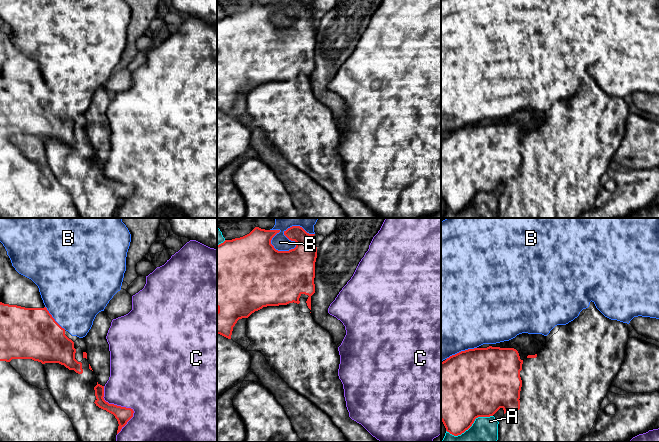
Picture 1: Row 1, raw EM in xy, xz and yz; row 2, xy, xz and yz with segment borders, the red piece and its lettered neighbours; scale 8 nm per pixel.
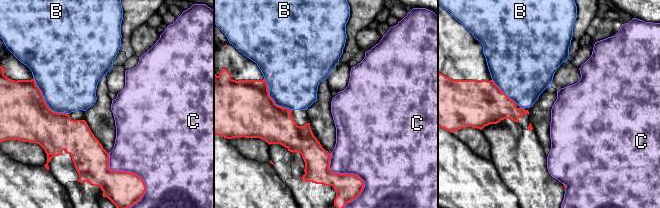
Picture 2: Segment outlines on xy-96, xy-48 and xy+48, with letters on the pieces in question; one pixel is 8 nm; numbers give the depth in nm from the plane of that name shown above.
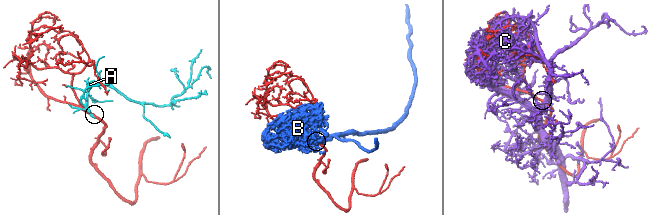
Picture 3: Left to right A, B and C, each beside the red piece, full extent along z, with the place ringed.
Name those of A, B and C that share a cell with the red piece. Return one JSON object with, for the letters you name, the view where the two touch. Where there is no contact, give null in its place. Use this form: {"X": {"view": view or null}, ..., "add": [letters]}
{"add": []}

